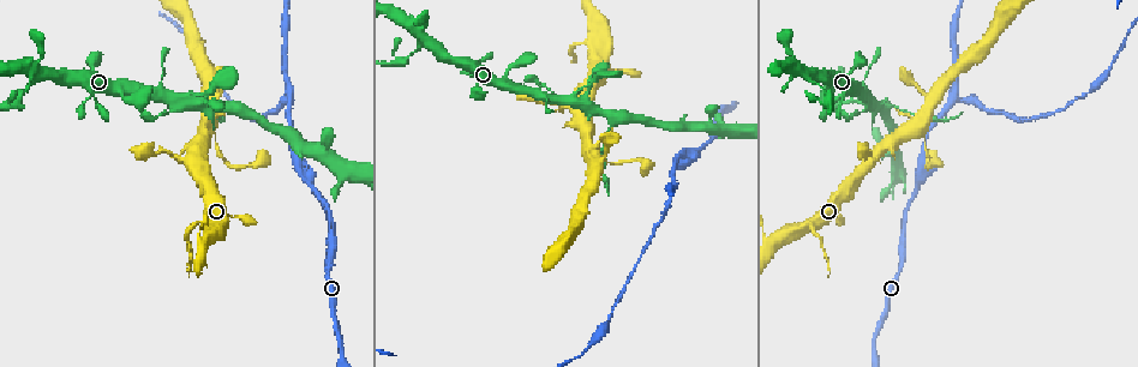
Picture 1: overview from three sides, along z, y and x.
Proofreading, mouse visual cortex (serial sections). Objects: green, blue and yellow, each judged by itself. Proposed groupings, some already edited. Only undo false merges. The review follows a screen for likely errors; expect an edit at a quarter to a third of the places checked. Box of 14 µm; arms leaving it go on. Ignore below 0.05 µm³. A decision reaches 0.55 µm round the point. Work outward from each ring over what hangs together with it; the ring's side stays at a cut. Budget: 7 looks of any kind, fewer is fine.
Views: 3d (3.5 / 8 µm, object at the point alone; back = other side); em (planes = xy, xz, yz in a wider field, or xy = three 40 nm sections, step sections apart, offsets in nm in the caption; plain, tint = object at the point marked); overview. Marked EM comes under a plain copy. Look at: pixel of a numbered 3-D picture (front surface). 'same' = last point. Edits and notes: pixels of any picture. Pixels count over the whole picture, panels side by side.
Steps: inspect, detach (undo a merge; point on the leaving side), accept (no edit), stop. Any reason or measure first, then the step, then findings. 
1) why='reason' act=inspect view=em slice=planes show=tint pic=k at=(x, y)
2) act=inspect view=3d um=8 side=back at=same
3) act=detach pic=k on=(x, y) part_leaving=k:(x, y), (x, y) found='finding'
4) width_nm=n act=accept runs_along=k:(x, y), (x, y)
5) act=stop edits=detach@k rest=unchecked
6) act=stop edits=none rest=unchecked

why='thin arm on a thick one' act=inspect view=3d um=3.5 pic=1 at=(806, 74)

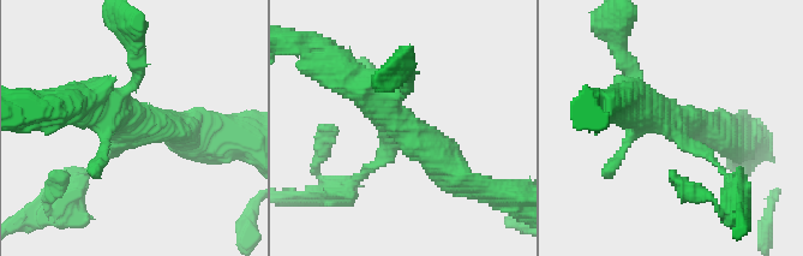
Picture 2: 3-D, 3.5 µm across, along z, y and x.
act=inspect view=em slice=planes show=tint pic=2 at=(680, 130)

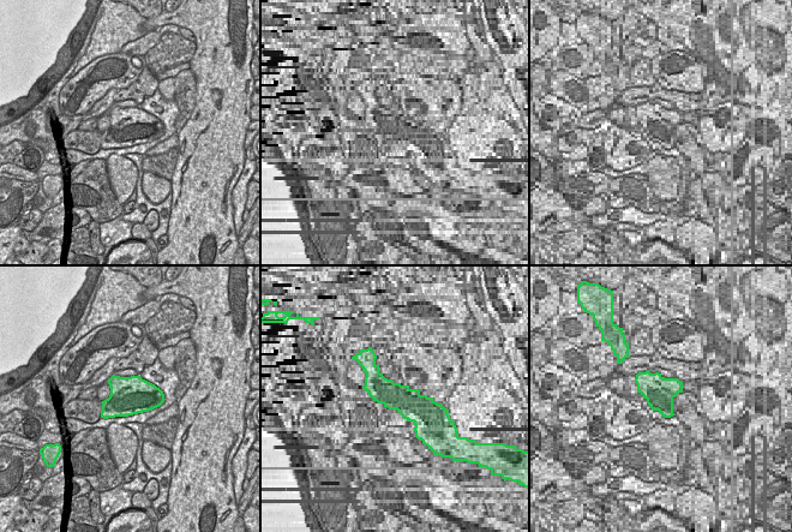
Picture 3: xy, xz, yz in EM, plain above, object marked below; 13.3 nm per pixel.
act=inspect view=em slice=xy step=1 show=tint at=same

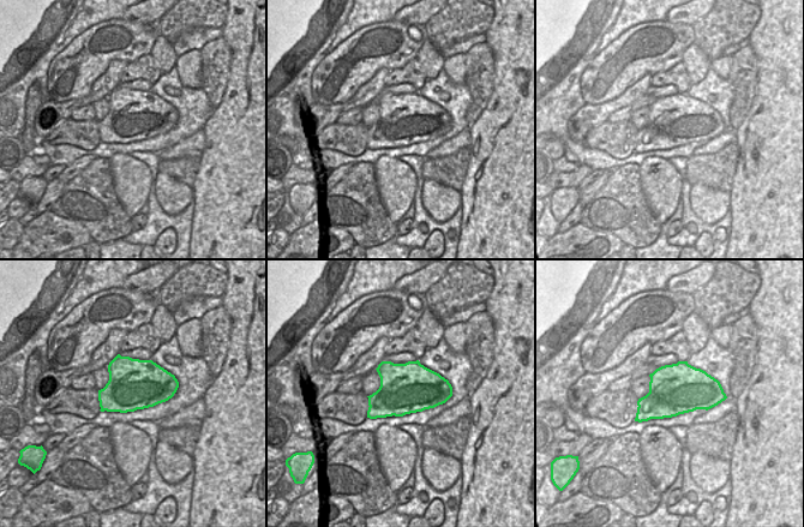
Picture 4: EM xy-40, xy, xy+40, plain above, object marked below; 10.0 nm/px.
arm_widths_nm=100,450,450 act=detach pic=2 on=(364, 174) part_leaving=2:(385, 149), (341, 192), (318, 192) found='two cells meet here'

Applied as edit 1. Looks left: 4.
act=inspect view=overview

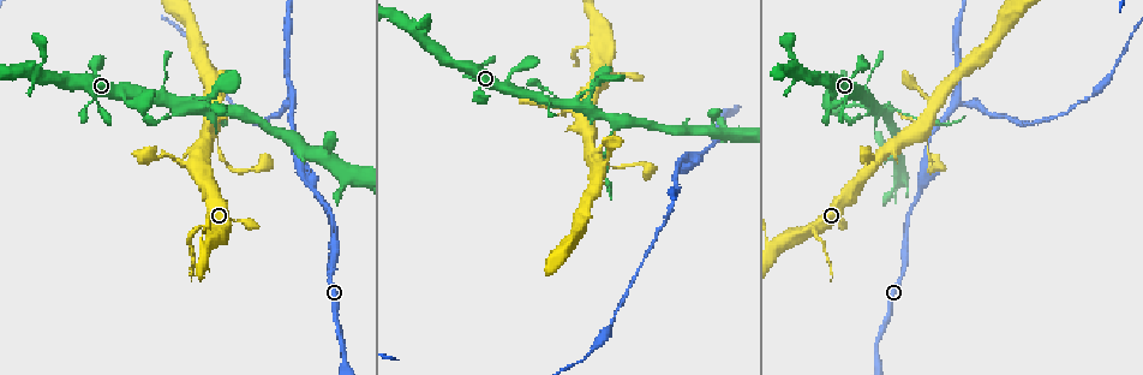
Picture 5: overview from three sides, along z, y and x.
act=inspect view=3d um=3.5 pic=5 at=(887, 113)

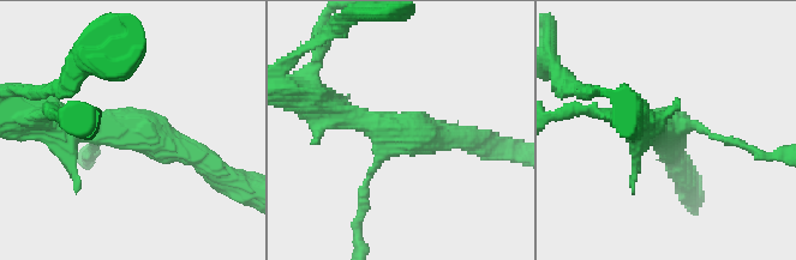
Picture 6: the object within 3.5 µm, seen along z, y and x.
arms=3 arm_widths_nm=100,350,400 act=detach pic=6 on=(728, 141) part_leaving=6:(694, 125), (759, 155), (786, 155) found='two cells meet here'

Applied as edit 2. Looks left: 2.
act=stop edits=detach@2,detach@6 rest=unchecked

